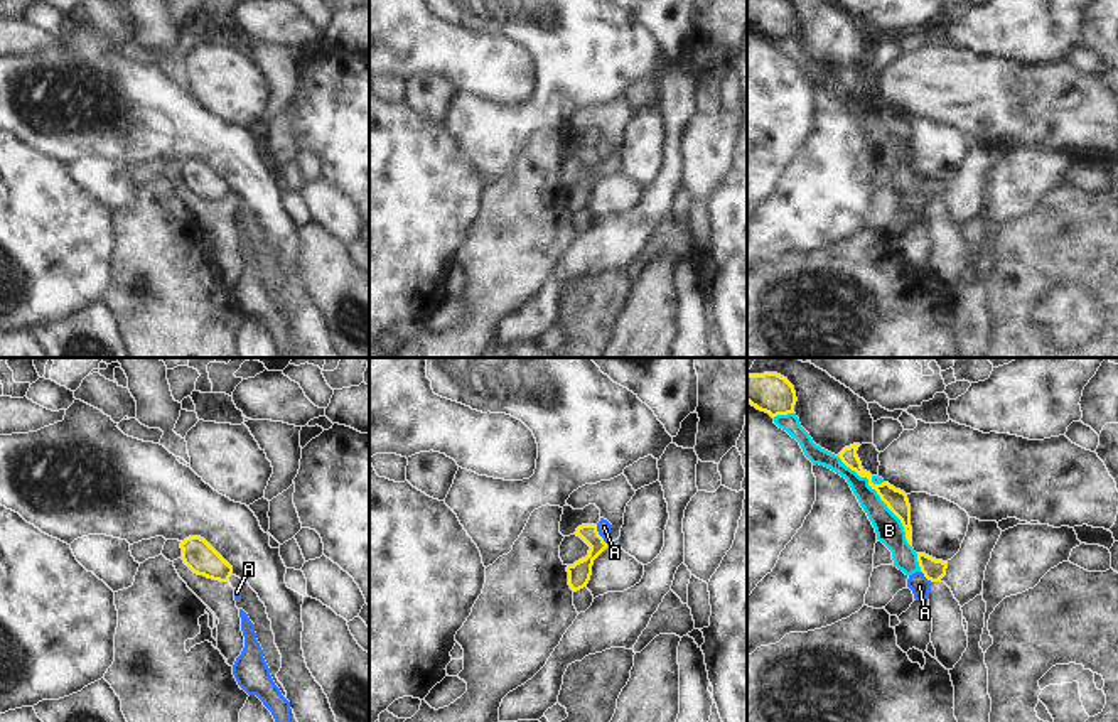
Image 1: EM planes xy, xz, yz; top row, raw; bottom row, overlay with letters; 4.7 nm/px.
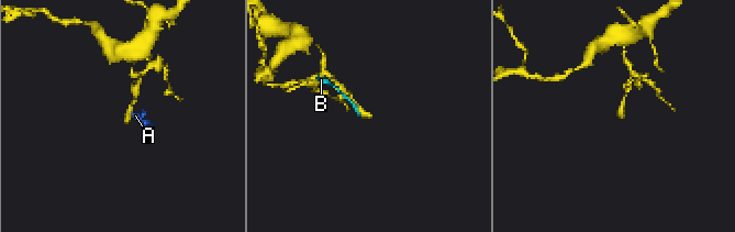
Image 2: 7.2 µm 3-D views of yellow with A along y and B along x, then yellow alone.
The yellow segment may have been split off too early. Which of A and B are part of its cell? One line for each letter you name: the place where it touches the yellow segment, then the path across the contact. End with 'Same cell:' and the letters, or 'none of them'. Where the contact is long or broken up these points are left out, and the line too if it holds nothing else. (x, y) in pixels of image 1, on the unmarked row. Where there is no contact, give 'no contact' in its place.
Same cell: none of them

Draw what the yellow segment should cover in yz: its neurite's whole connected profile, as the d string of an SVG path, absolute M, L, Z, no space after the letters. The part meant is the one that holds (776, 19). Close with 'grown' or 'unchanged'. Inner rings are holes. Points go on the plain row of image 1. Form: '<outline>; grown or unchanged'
M747 0L747 24L774 40L794 35L798 20L787 0Z; unchanged

